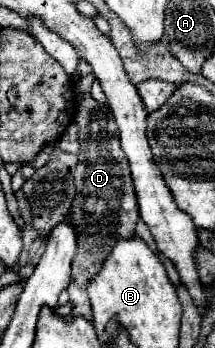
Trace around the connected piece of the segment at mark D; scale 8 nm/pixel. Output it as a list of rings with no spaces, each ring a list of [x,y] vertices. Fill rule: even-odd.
[[[93,75],[79,77],[75,83],[77,89],[77,109],[73,121],[79,127],[79,163],[75,169],[75,201],[71,207],[71,223],[77,227],[77,255],[73,259],[73,275],[69,283],[69,297],[73,303],[71,317],[83,315],[91,321],[91,303],[85,293],[87,281],[97,273],[103,259],[111,251],[117,239],[131,237],[135,223],[139,219],[137,195],[133,187],[131,169],[127,157],[119,145],[119,129],[113,121],[113,113],[107,105],[97,103],[91,97]]]

